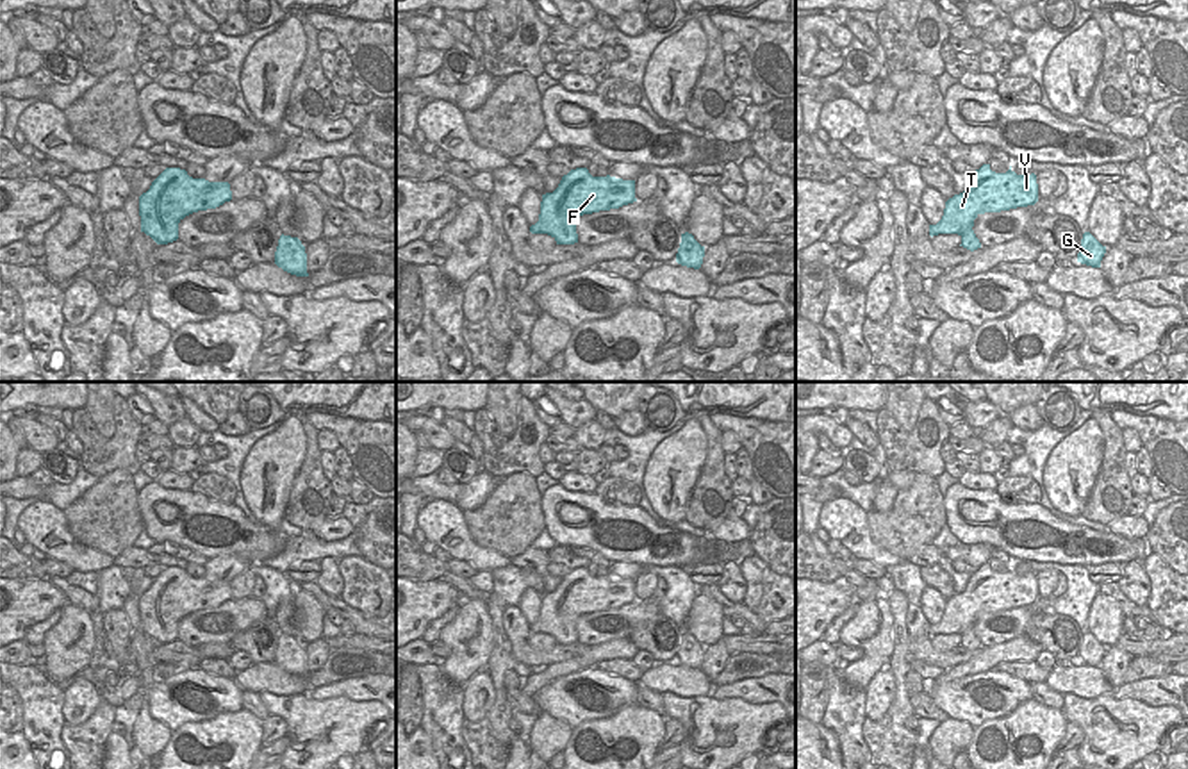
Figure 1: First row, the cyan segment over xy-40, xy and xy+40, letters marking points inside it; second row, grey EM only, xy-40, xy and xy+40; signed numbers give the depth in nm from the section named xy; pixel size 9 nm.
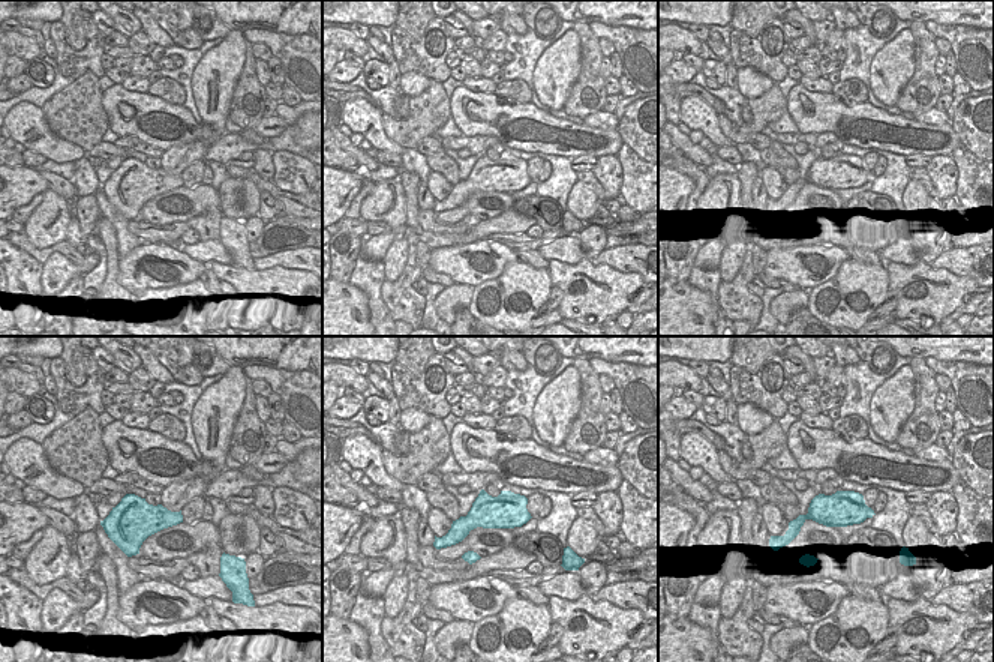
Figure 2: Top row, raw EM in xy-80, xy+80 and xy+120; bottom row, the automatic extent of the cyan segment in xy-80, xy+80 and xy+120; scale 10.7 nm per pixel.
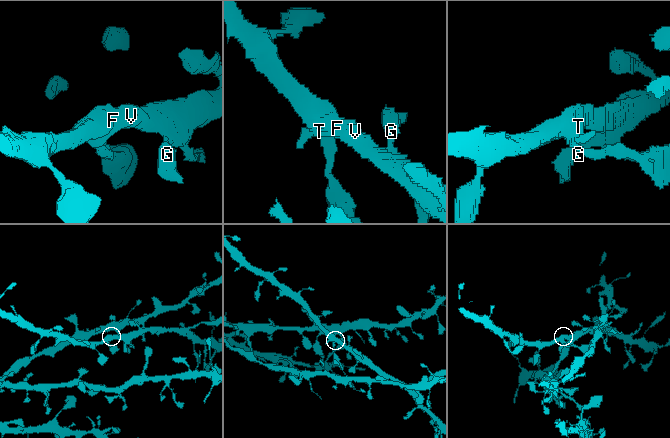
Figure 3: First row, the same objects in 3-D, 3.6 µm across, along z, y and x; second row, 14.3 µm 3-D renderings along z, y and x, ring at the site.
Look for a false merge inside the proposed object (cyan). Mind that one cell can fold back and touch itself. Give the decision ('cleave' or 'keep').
keep

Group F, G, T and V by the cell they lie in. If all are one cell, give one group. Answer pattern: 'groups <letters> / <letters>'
groups F G T V

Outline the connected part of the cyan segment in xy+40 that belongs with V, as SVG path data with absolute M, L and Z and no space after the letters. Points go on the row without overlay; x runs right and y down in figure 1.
M990 564L976 569L963 592L945 601L944 616L936 624L929 624L929 635L958 633L963 648L974 651L981 648L972 626L974 619L985 612L1001 612L1038 601L1036 575L1017 575L1011 566L1006 573L995 573Z

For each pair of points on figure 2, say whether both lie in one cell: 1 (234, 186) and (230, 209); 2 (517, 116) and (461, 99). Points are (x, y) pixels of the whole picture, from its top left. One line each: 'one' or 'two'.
1: one
2: one

